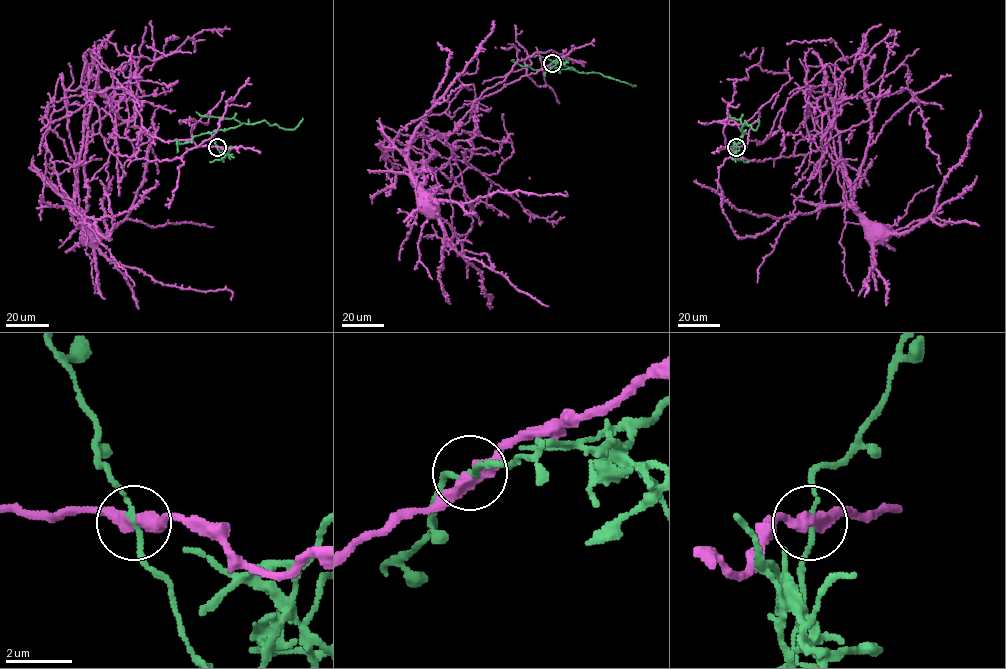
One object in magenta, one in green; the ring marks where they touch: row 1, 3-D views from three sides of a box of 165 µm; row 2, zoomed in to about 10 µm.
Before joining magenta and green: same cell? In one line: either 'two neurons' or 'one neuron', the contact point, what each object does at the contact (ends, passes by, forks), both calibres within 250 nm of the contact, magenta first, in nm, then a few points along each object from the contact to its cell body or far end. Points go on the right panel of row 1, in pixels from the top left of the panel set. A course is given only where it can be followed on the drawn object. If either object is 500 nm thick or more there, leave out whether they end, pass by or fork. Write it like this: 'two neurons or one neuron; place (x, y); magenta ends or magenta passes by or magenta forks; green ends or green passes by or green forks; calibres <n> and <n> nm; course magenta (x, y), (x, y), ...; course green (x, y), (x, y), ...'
two neurons; place (736, 147); magenta passes by; green passes by; calibres 400 and 140 nm; course magenta (736, 147), (762, 142), (794, 93), (822, 92), (842, 176), (865, 236), (869, 231); course green (736, 147), (746, 121), (755, 130), (759, 119)

